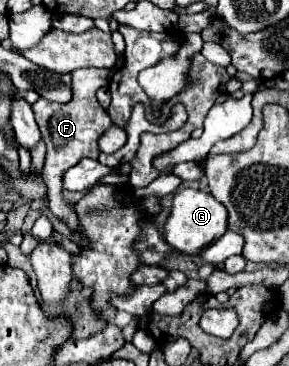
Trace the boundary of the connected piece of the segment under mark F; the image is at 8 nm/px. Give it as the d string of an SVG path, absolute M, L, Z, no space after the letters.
M80 68L71 73L71 103L51 103L49 99L39 99L35 101L33 113L35 121L41 129L41 137L47 145L47 159L45 159L45 169L43 169L43 181L47 183L47 197L49 197L49 207L51 211L61 217L71 231L77 231L79 221L71 209L71 205L63 199L63 187L61 187L61 175L69 167L77 165L81 159L99 157L99 137L113 125L109 113L99 105L97 101L97 89L109 85L115 68Z

